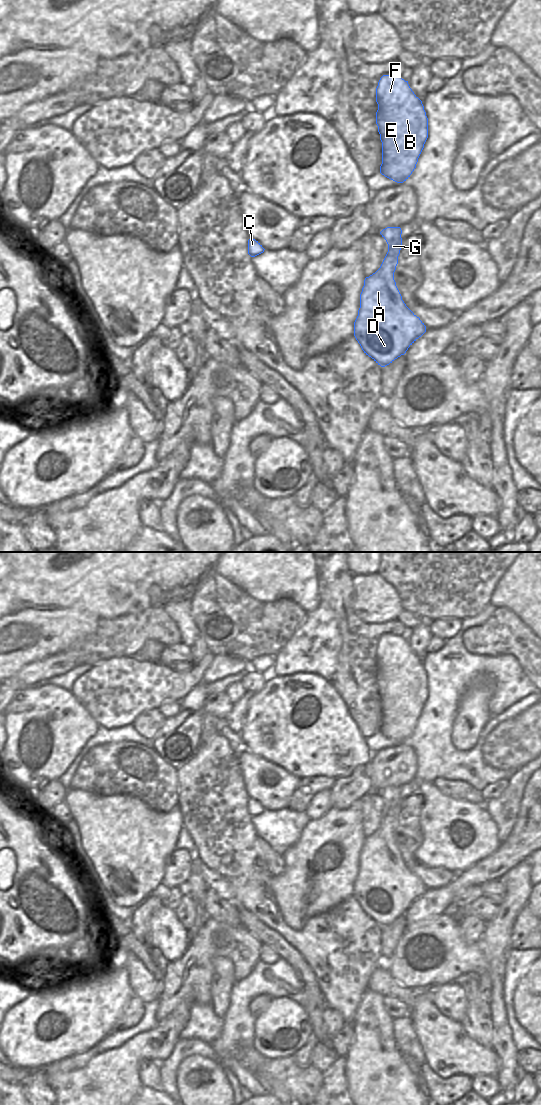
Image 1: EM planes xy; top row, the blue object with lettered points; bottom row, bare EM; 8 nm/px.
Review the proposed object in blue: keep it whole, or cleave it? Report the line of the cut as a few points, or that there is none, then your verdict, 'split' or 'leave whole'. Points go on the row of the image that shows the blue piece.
no cut; leave whole

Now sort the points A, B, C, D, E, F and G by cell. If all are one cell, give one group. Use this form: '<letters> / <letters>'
A B C D E F G

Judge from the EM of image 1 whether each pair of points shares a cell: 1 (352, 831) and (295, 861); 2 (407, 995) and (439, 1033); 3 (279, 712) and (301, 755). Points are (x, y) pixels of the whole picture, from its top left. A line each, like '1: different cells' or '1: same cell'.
1: same cell
2: different cells
3: same cell

